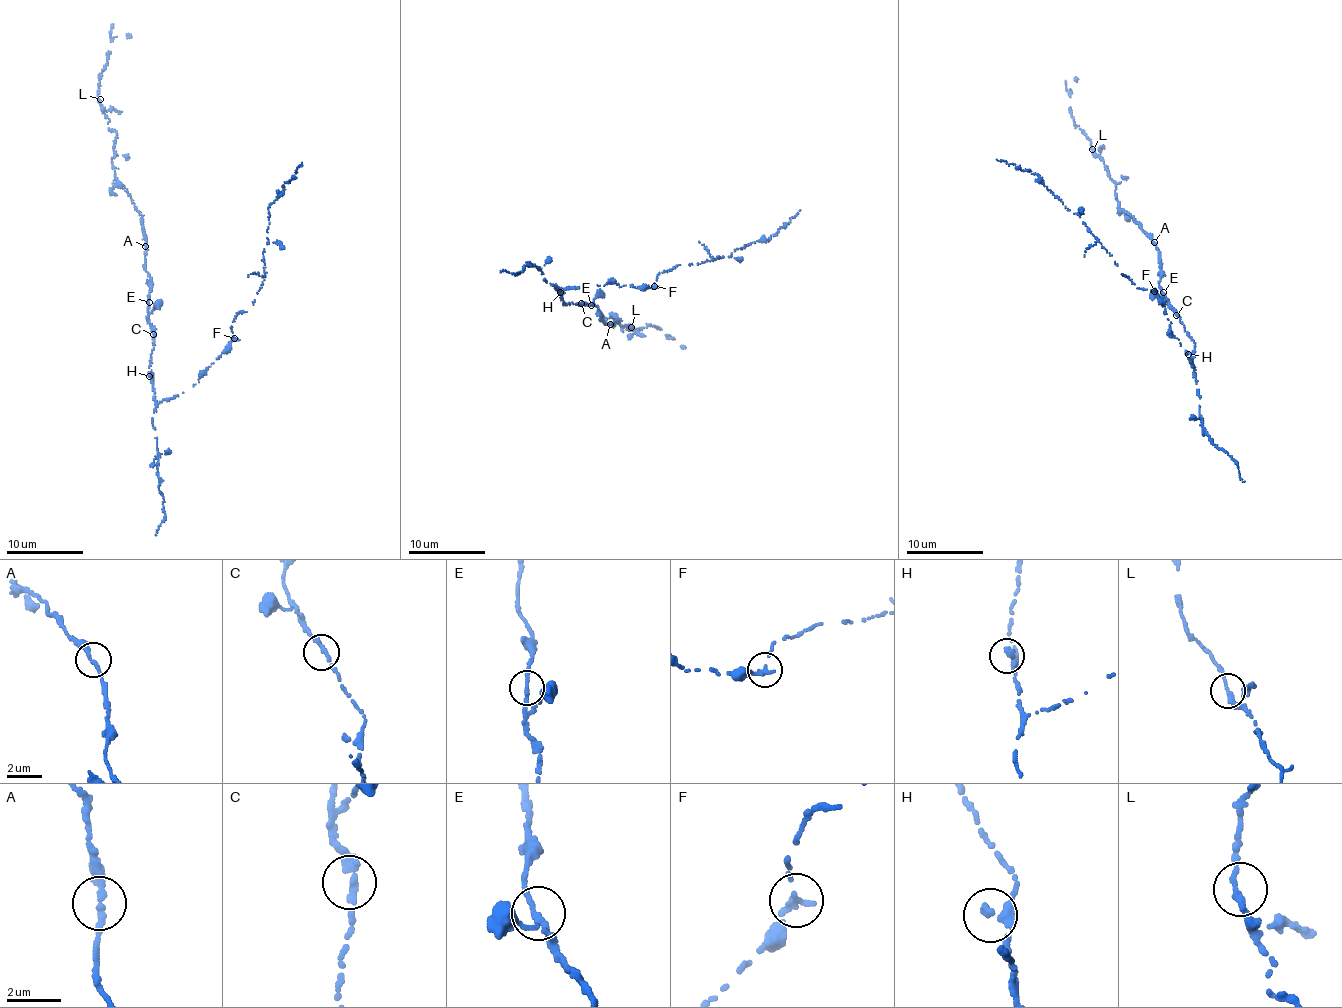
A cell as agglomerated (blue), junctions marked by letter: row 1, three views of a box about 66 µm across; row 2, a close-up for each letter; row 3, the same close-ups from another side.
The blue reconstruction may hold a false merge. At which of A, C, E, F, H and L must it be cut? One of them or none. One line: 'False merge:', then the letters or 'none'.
False merge: F

